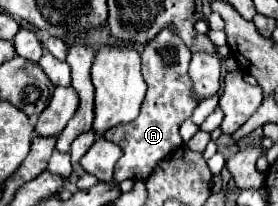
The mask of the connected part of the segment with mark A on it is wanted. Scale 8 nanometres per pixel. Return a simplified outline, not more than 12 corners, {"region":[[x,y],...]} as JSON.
{"region":[[168,28],[142,50],[138,118],[104,138],[122,148],[114,180],[146,180],[174,152],[192,52]]}

